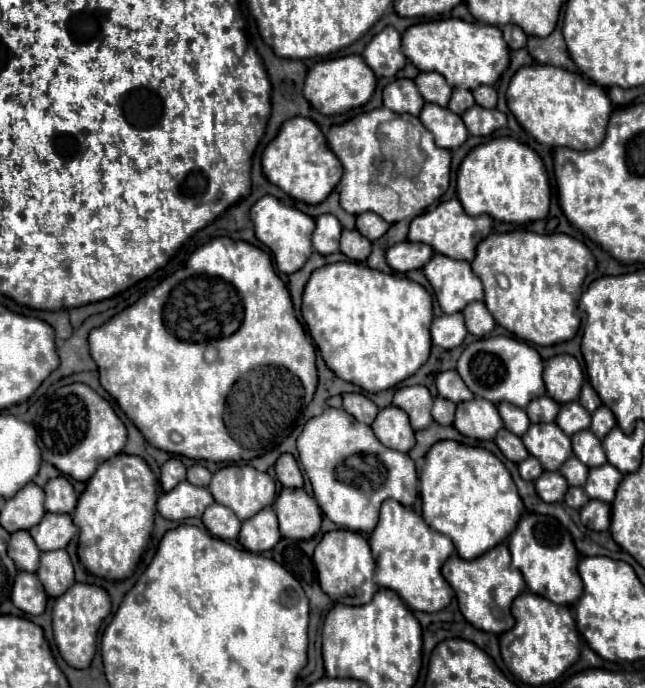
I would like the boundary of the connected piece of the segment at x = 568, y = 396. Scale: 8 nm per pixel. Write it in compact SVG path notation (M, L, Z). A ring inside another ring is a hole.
M555 355L545 361L543 381L547 387L547 395L557 403L577 401L583 385L583 369L573 355Z

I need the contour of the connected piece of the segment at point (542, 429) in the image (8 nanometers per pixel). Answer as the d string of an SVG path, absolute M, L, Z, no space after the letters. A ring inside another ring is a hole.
M535 423L523 435L527 451L541 461L547 471L557 471L565 459L573 455L571 439L557 423Z

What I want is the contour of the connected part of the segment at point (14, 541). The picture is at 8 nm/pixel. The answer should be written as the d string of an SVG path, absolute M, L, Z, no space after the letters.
M15 531L11 533L11 541L9 541L9 549L7 553L11 555L11 559L15 561L19 571L37 571L39 567L39 557L41 551L35 547L35 541L31 539L29 531Z

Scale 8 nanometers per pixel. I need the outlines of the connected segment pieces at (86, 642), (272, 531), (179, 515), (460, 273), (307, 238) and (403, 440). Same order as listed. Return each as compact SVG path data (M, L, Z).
M73 583L53 605L53 633L55 643L59 647L61 657L77 669L89 667L95 655L95 641L97 631L103 619L111 613L111 597L103 587L89 585L89 583Z
M265 507L263 511L259 511L259 515L253 515L251 519L243 521L239 533L239 543L251 553L273 549L279 539L279 525L275 519L275 511L271 507Z
M187 481L175 489L163 493L157 501L157 511L169 521L183 521L189 517L201 517L203 511L213 503L213 495L205 487L195 487Z
M433 255L431 263L423 267L443 313L463 311L471 301L483 301L483 285L471 271L467 261L455 261L445 255Z
M273 195L261 197L251 207L251 221L255 225L257 239L271 249L281 273L287 273L287 275L295 273L297 269L303 267L303 263L313 253L313 247L311 247L311 235L313 235L313 229L315 229L313 217L309 217L307 213L303 213L303 211L291 207L291 205L285 205L277 197L273 197Z
M395 405L383 407L375 417L371 429L375 431L375 437L389 449L409 451L415 445L413 427L407 413Z

